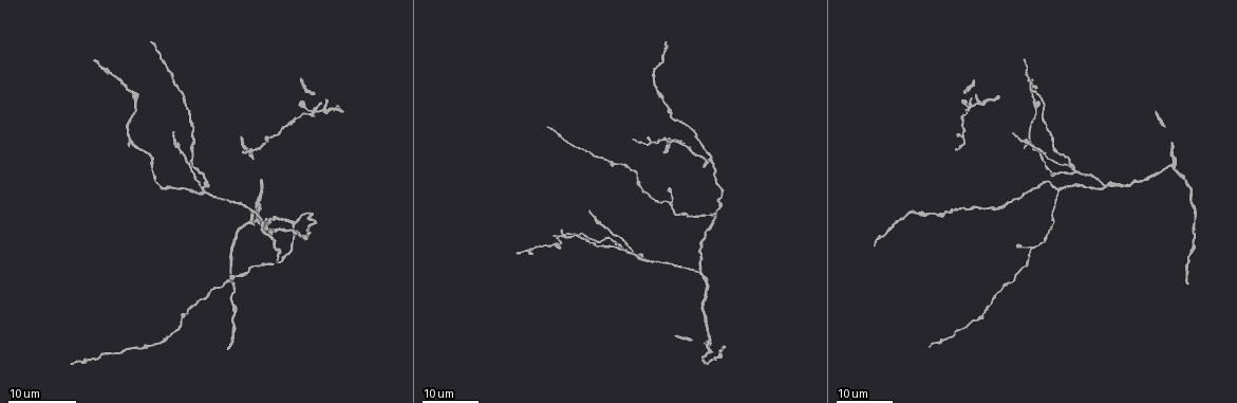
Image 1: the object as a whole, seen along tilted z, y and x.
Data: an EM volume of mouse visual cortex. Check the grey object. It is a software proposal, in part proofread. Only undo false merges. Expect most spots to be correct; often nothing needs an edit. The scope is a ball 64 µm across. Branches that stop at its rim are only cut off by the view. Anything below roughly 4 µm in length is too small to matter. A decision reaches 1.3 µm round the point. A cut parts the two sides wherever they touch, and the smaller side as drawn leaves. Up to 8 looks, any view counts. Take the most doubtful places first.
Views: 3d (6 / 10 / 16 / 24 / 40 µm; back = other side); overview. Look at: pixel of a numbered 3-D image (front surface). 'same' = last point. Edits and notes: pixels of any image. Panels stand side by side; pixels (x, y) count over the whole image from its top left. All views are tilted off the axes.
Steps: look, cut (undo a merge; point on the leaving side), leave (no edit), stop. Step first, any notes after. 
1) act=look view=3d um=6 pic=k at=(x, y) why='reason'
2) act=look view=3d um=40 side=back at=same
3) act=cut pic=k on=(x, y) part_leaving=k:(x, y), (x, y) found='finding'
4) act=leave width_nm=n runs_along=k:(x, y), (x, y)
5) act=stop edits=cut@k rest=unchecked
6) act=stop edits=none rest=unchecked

act=look view=3d um=24 pic=1 at=(201, 193) why='four-way junction'

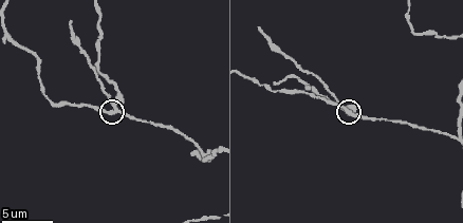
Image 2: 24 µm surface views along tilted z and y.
act=look view=3d um=6 pic=2 at=(348, 113)

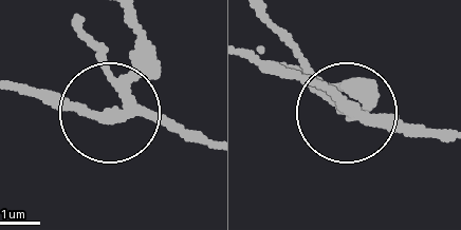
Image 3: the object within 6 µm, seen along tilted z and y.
act=cut pic=3 on=(142, 68) part_leaving=3:(147, 115), (85, 32) found='two neurons meet here'

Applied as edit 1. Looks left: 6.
act=look view=3d um=16 pic=1 at=(1057, 191) why='a fork'

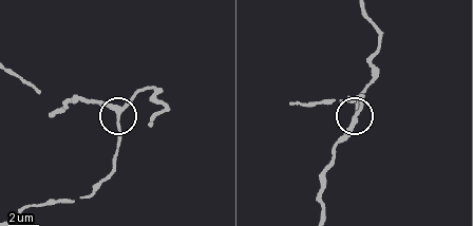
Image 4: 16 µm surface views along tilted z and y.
act=look view=3d um=6 pic=4 at=(356, 117)

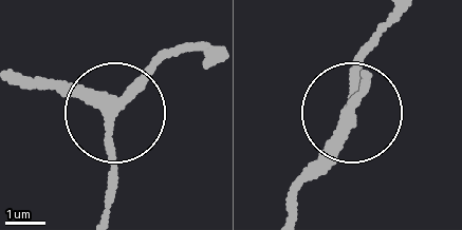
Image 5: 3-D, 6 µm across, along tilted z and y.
act=leave runs_along=5:(139, 77), (109, 131), (114, 195) found='all the same neuron'

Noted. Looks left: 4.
act=look view=3d um=16 pic=1 at=(1105, 185) why='side arm on a straight run'

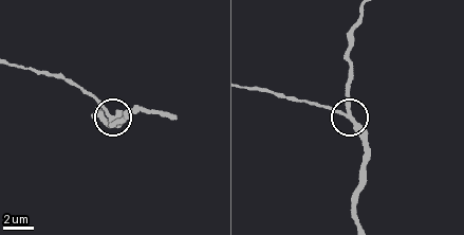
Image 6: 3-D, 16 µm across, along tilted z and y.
act=look view=3d um=10 pic=6 at=(114, 118)

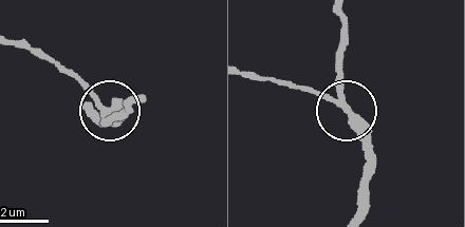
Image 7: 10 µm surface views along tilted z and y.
act=leave runs_along=7:(340, 10), (340, 99), (374, 161) found='continuous, no second neuron'

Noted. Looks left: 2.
act=look view=3d um=16 pic=1 at=(948, 212) why='sudden change in width'

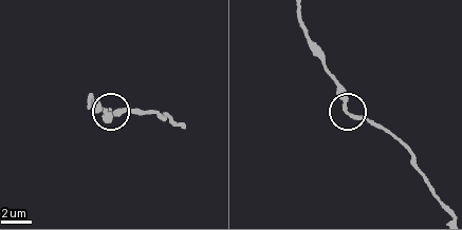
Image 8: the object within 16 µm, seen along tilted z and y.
act=look view=3d um=6 pic=8 at=(350, 115)

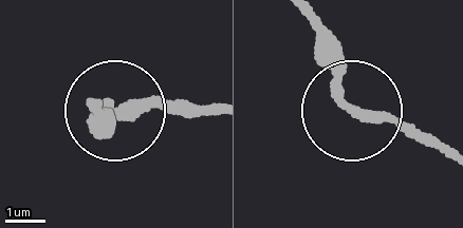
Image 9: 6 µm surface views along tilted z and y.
act=leave runs_along=9:(444, 155), (388, 118), (353, 110), (331, 41), (304, 11) found='continuous, no second neuron'

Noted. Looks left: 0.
act=stop edits=cut@3 rest=unchecked

